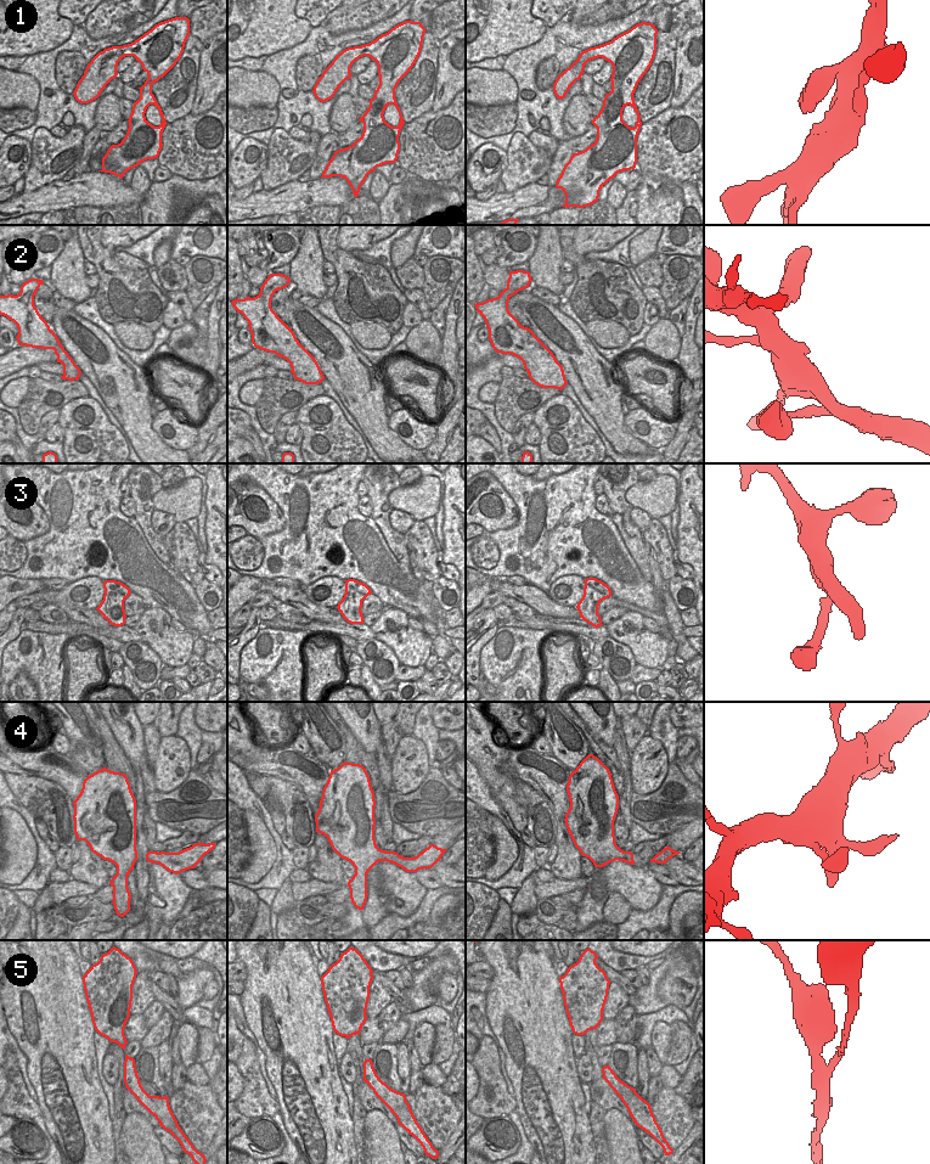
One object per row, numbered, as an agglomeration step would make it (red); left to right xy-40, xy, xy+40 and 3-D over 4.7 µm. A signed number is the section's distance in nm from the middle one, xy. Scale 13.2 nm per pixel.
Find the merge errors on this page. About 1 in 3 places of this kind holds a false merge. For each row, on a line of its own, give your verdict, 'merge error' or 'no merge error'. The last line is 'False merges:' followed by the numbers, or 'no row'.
1: no merge error
2: no merge error
3: no merge error
4: no merge error
5: merge error
False merges: 5

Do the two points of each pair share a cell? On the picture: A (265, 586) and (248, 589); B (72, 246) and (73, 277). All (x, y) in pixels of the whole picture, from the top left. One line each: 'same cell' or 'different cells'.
A: same cell
B: same cell

